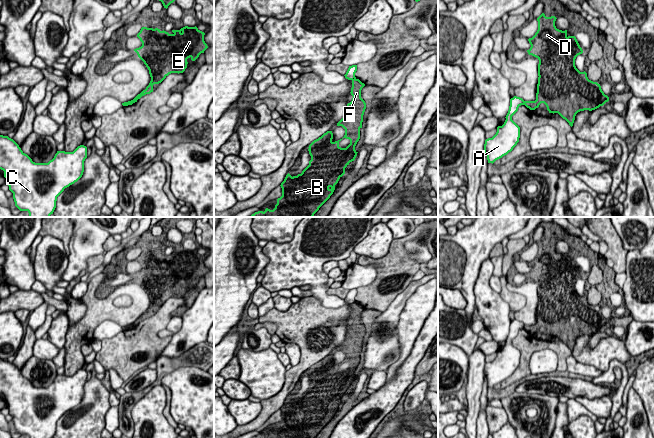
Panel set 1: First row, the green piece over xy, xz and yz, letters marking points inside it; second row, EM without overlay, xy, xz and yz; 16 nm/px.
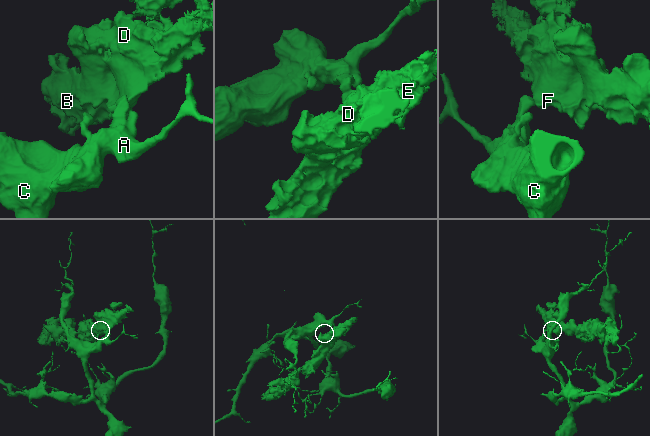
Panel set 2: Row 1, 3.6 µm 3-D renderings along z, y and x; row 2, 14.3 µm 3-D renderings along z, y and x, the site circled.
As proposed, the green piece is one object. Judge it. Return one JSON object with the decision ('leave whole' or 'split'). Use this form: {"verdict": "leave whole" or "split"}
{"verdict": "split"}

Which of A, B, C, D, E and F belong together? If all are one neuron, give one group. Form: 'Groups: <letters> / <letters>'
Groups: A C / B D E F

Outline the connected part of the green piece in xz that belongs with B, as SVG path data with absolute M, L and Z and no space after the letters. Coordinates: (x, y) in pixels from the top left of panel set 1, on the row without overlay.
M359 303L352 304L351 319L352 325L347 328L345 340L337 347L345 353L343 362L349 363L350 368L346 372L341 372L338 364L333 366L332 355L327 355L321 361L314 364L309 369L309 378L311 384L309 389L297 400L286 399L281 407L282 420L277 423L277 428L273 434L268 432L265 435L258 435L254 438L315 438L319 432L330 422L335 414L335 409L345 398L345 392L350 386L354 385L357 380L355 370L360 363L360 353L362 352L363 339L366 333L366 327L361 322L361 314L365 310Z

